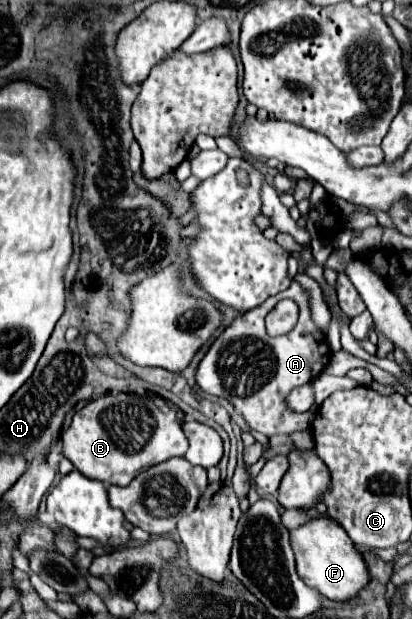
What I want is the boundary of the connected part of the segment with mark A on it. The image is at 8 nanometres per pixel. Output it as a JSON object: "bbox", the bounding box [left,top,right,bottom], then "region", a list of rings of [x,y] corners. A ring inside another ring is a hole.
{"bbox":[195,281,329,437],"region":[[[293,281],[287,291],[273,295],[255,311],[239,313],[233,323],[225,327],[225,331],[211,343],[209,351],[197,367],[195,379],[205,393],[229,399],[253,431],[273,437],[279,433],[305,431],[311,427],[311,415],[289,411],[285,397],[291,389],[311,383],[323,371],[327,361],[329,345],[325,335],[311,321],[309,295],[297,281]],[[285,297],[299,305],[299,321],[287,335],[271,337],[265,331],[265,315],[277,305],[277,301]]]}

